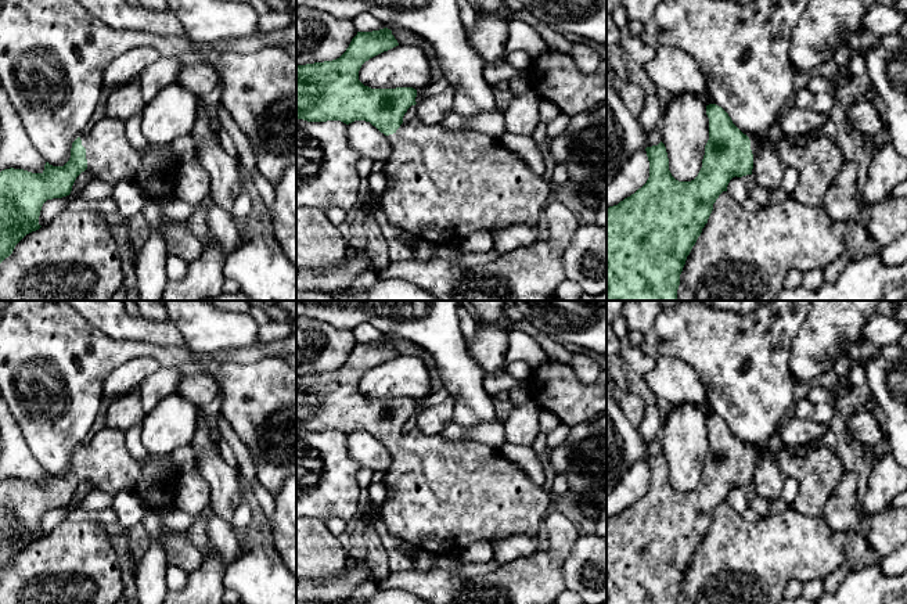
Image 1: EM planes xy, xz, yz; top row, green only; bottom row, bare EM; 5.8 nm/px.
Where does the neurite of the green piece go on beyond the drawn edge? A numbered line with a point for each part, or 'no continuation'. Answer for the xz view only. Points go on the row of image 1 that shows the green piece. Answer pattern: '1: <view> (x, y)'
1: xz (442, 186)

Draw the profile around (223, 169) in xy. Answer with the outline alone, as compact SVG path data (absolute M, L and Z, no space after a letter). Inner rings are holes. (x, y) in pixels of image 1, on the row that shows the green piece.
M199 100L198 116L191 132L198 150L195 158L210 177L209 197L212 202L231 212L235 197L241 191L238 161L223 150L210 123L206 104Z

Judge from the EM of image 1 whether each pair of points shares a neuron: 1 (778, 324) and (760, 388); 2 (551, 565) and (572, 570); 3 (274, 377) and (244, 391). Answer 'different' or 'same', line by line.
1: same
2: different
3: same

